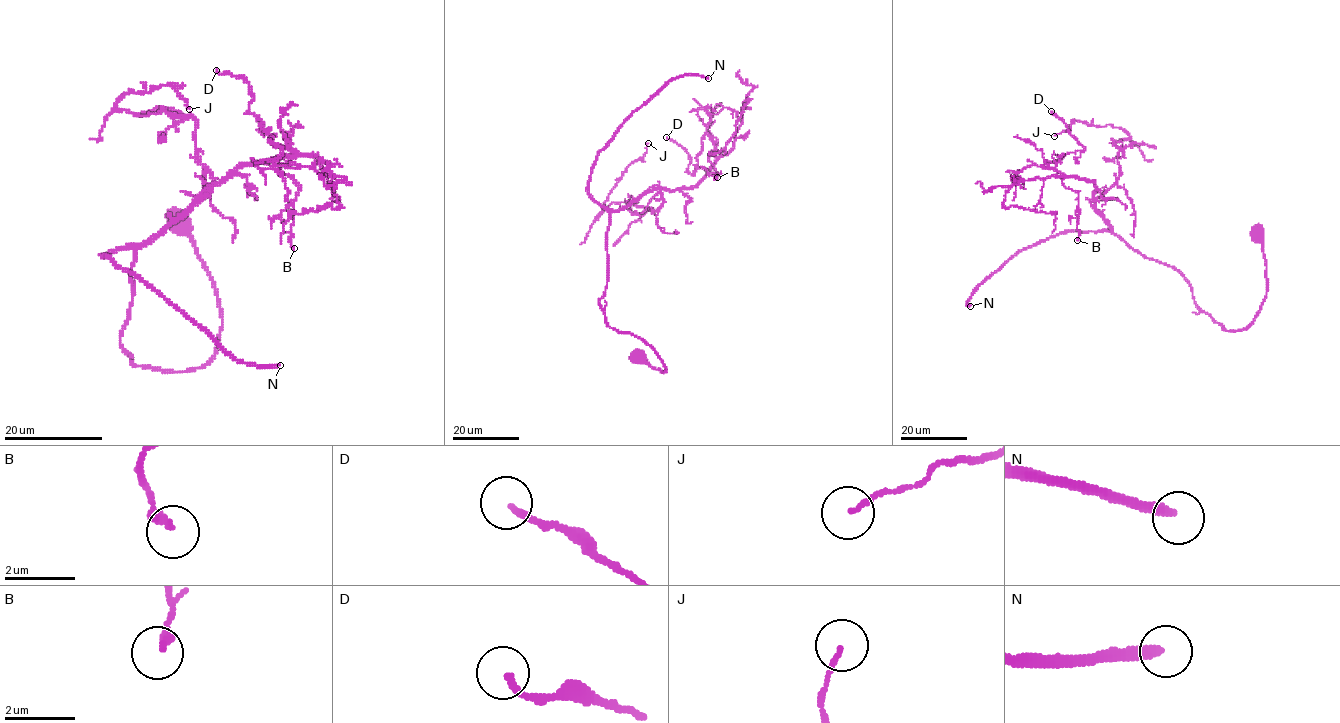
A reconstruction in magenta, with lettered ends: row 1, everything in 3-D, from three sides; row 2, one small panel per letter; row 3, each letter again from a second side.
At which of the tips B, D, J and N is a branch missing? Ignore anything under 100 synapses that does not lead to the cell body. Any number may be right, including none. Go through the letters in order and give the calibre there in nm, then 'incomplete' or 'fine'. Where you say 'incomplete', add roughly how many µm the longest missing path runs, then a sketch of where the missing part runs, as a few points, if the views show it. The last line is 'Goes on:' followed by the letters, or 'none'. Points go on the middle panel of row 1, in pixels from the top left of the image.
B: 260 nm thick; fine
D: 180 nm thick; fine
J: 120 nm thick; fine
N: 280 nm thick; incomplete; about 140 µm are missing
Goes on: N

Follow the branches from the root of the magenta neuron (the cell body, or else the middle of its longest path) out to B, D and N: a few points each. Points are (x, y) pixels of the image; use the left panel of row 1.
B: (177, 222), (218, 348), (136, 367), (134, 251), (204, 192), (291, 157), (294, 248)
D: (177, 222), (218, 348), (136, 367), (134, 251), (240, 167), (295, 153), (216, 70)
N: (177, 222), (213, 282), (216, 352), (189, 370), (132, 363), (129, 247), (102, 256), (237, 359), (280, 365)

